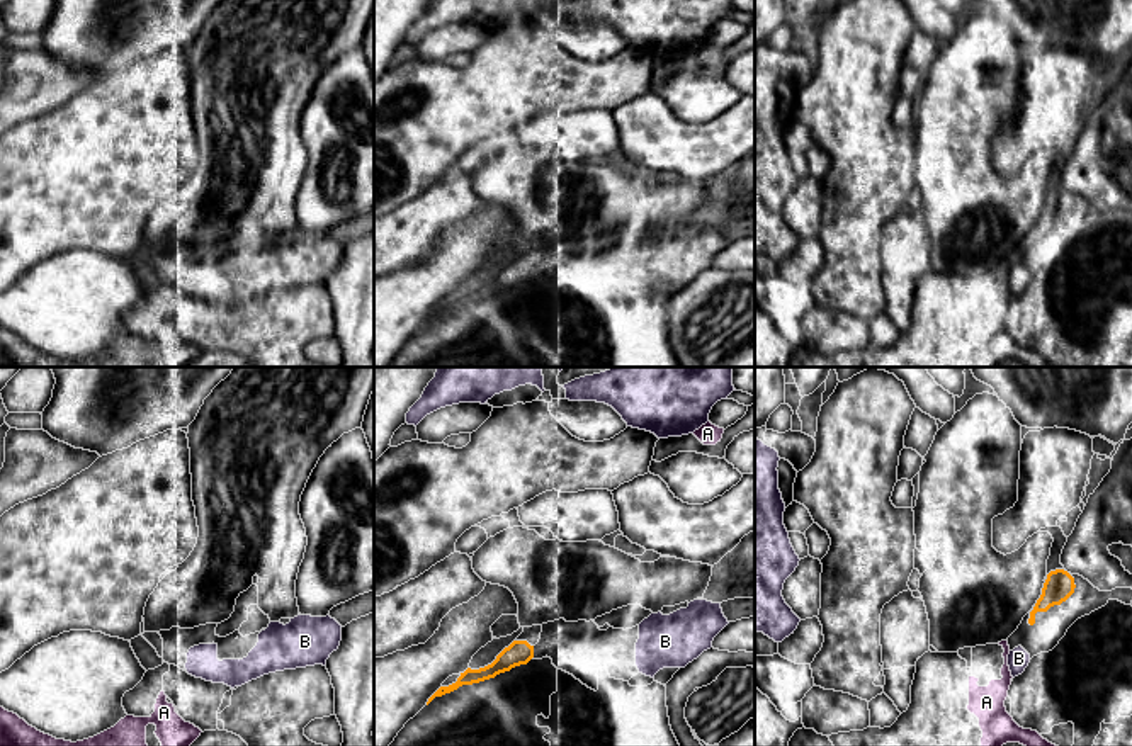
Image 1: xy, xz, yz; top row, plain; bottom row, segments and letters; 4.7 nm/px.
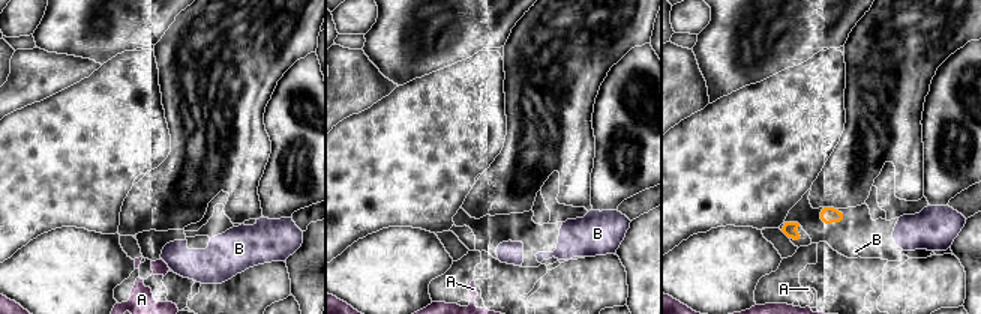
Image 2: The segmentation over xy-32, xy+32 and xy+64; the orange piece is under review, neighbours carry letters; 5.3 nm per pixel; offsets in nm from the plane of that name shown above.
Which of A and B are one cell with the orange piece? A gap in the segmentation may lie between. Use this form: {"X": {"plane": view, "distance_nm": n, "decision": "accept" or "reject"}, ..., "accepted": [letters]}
{"A": {"plane": "yz", "distance_nm": 140, "decision": "reject"}, "B": {"plane": "yz", "distance_nm": 110, "decision": "accept"}, "accepted": ["B"]}

